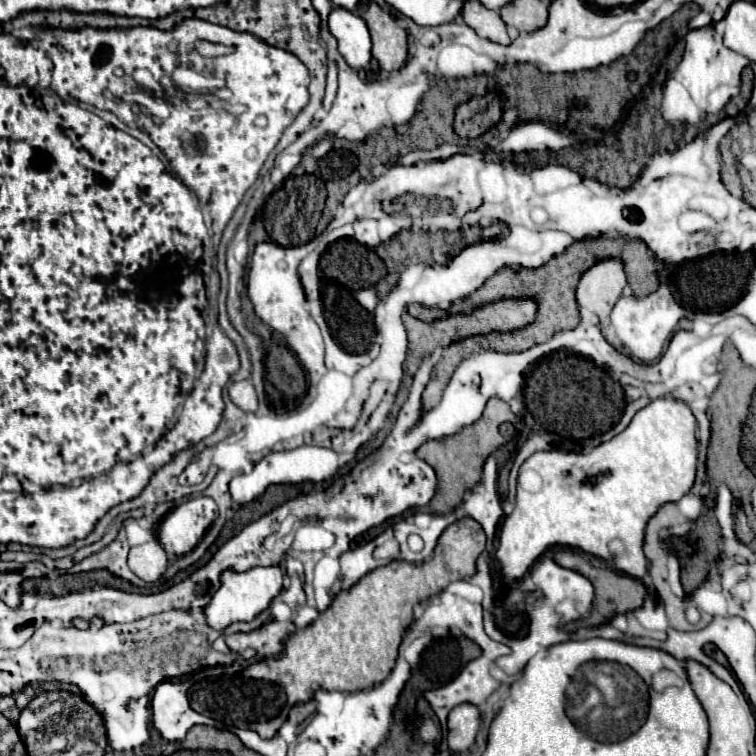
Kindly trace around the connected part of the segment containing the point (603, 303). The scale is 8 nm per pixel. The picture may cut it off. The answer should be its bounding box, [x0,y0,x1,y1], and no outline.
[576,259,628,323]

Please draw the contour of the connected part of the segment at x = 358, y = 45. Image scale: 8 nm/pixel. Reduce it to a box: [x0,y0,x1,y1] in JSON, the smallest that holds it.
[328,7,370,69]

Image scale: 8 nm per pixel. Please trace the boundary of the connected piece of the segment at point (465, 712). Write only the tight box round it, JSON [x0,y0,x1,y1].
[448,703,480,751]

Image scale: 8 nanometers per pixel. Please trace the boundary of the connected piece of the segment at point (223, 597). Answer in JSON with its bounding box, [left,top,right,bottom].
[204,565,284,629]

